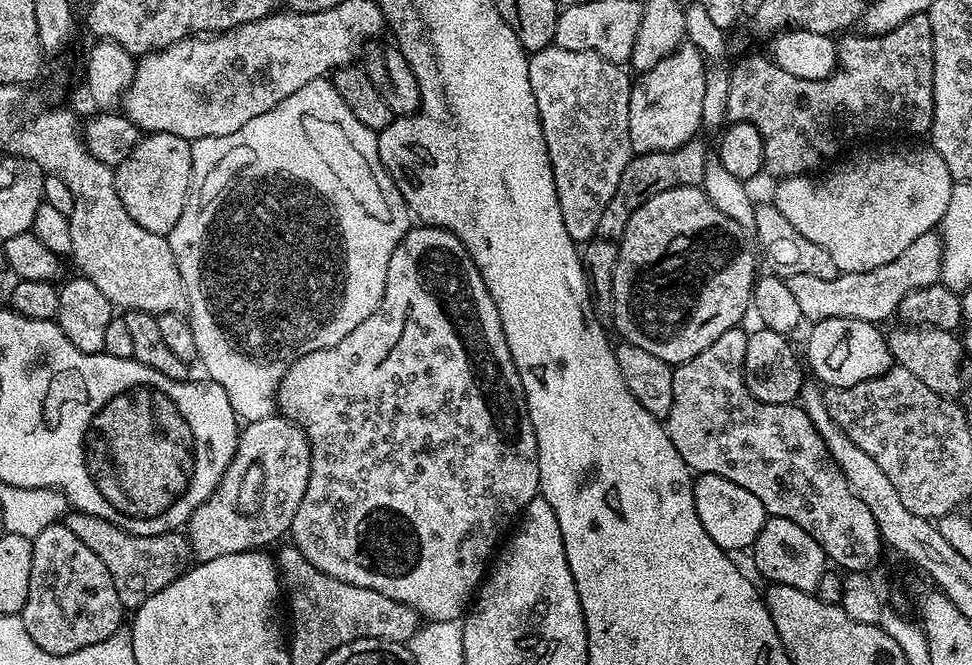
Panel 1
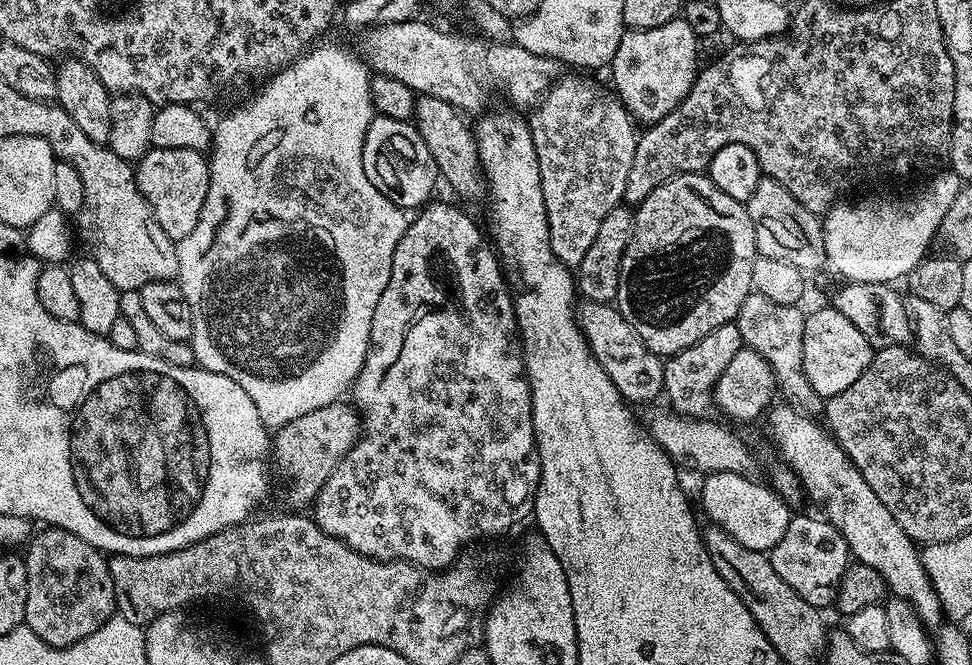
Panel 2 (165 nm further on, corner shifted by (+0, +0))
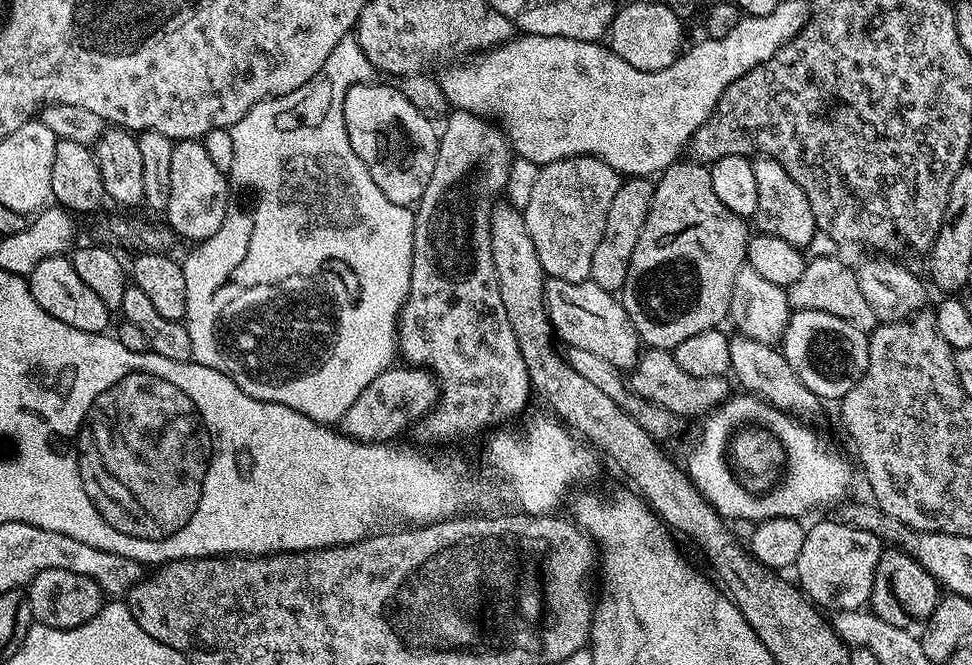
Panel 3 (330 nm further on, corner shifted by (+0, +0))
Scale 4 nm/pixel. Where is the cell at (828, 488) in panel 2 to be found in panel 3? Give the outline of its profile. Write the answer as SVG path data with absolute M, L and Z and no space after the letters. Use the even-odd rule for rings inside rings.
M739 334L730 339L730 369L731 375L741 384L745 393L754 395L767 404L772 404L778 410L789 412L797 418L808 418L822 407L820 397L808 389L806 382L794 374L790 362L786 362L783 351L771 344L763 344L754 338L746 338Z

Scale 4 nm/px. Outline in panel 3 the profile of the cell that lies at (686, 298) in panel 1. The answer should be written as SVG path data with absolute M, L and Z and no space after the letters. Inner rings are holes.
M699 162L684 163L674 163L659 173L650 214L646 214L634 254L630 254L626 282L618 293L626 314L630 314L630 322L634 322L636 333L648 348L675 350L678 342L686 342L686 338L693 334L720 328L728 320L734 278L738 278L748 258L750 231L744 225L747 224L745 217L736 216L726 210L722 202L718 202L718 194L714 194L714 182L710 182L705 165Z

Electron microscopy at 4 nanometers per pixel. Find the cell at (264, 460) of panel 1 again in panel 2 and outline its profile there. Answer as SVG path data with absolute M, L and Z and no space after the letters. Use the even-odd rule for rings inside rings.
M347 403L327 404L302 418L294 418L289 424L275 429L270 440L270 456L282 471L288 472L292 479L292 489L288 496L296 504L311 505L320 492L326 478L336 469L336 464L343 458L353 444L362 435L362 420L355 407Z

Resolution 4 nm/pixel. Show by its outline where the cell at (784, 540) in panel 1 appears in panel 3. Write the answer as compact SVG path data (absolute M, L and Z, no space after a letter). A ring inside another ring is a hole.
M835 518L820 520L804 534L802 551L794 565L795 583L801 592L821 610L829 613L859 612L868 604L874 584L874 570L882 551L882 542L870 530L854 530Z

